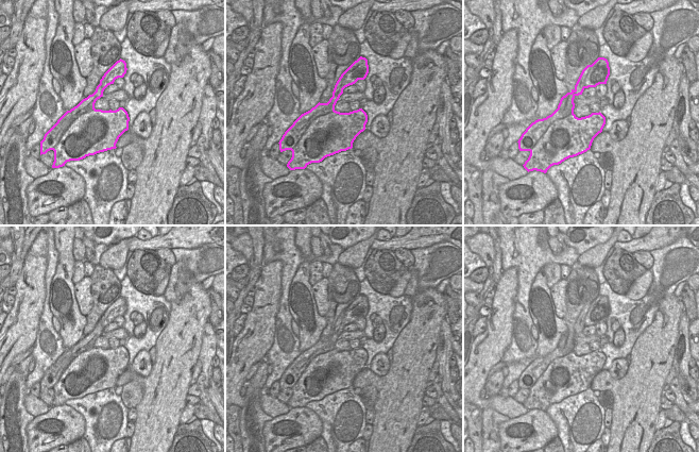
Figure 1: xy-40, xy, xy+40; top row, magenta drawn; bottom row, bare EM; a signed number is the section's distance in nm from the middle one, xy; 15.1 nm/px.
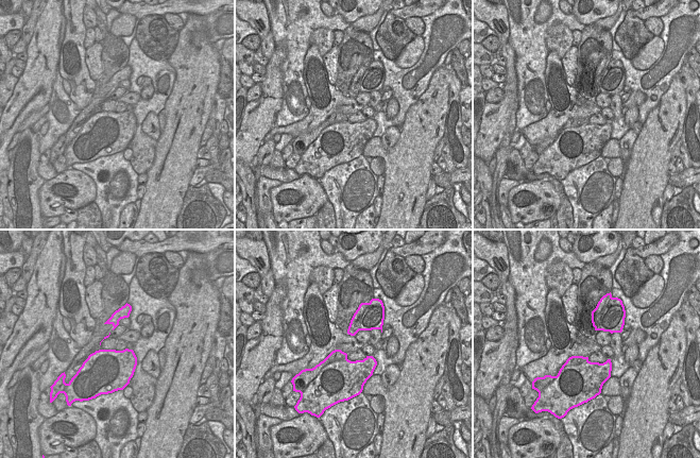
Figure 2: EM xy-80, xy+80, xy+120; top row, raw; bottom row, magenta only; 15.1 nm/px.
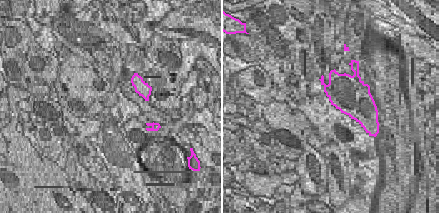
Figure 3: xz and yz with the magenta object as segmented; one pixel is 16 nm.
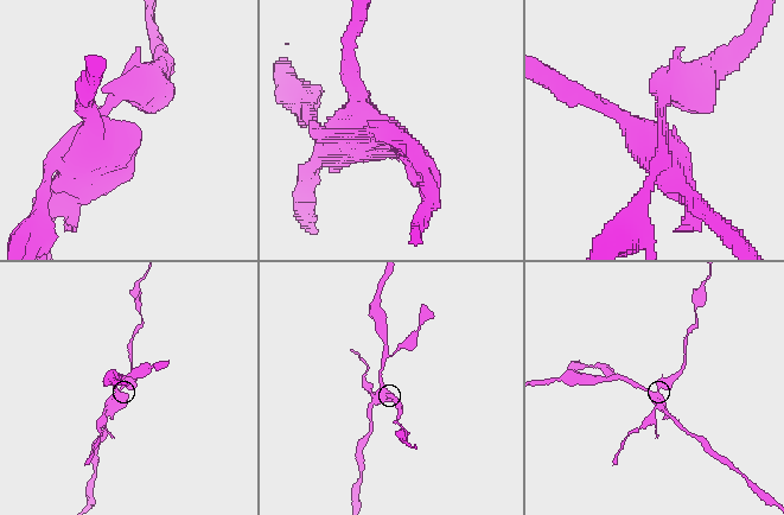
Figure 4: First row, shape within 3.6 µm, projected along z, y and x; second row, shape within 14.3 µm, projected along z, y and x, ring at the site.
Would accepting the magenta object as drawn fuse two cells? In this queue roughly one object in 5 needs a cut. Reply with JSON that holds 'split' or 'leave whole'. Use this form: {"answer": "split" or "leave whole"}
{"answer": "leave whole"}

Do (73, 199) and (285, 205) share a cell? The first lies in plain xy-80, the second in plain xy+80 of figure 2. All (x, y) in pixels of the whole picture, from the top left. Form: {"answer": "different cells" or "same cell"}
{"answer": "same cell"}

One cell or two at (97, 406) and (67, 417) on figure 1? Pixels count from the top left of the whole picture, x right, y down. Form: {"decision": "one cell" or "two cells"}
{"decision": "two cells"}

